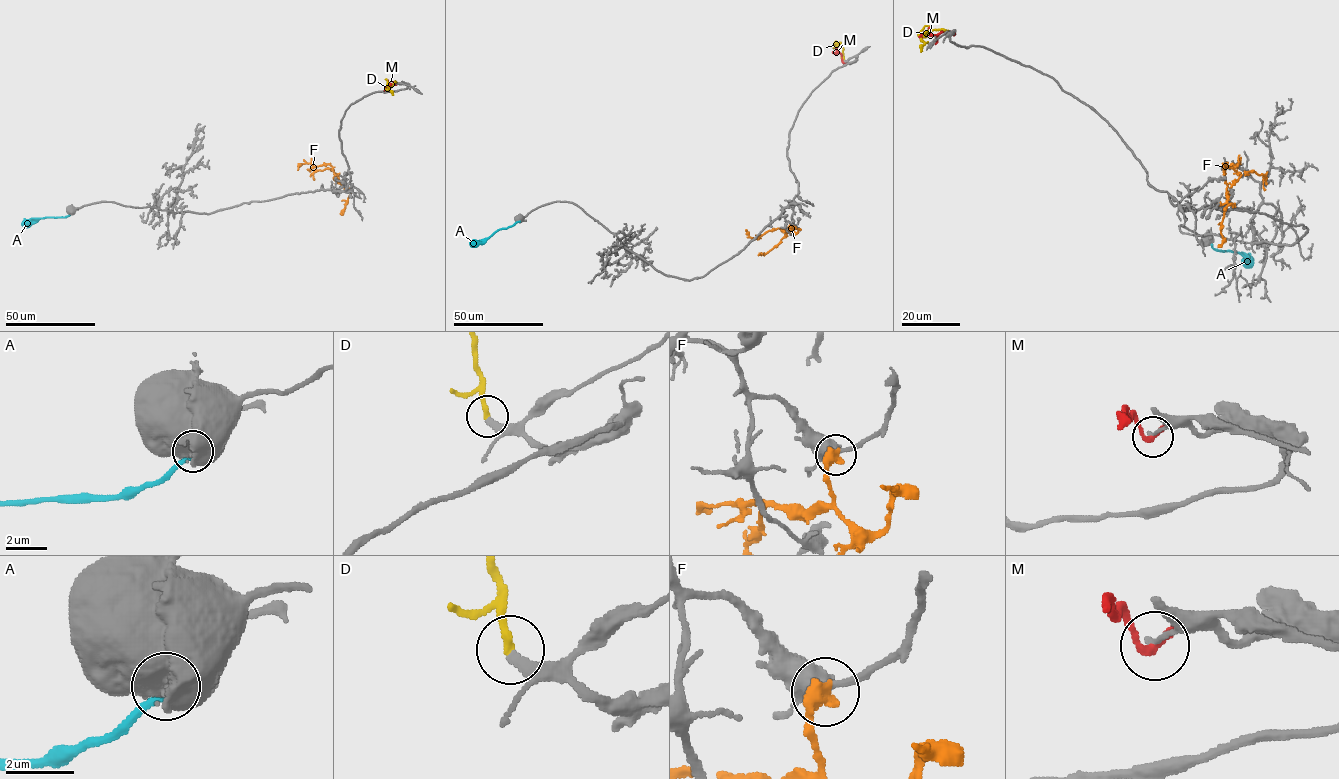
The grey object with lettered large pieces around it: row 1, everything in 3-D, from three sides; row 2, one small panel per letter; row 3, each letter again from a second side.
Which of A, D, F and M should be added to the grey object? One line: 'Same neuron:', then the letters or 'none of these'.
Same neuron: D

